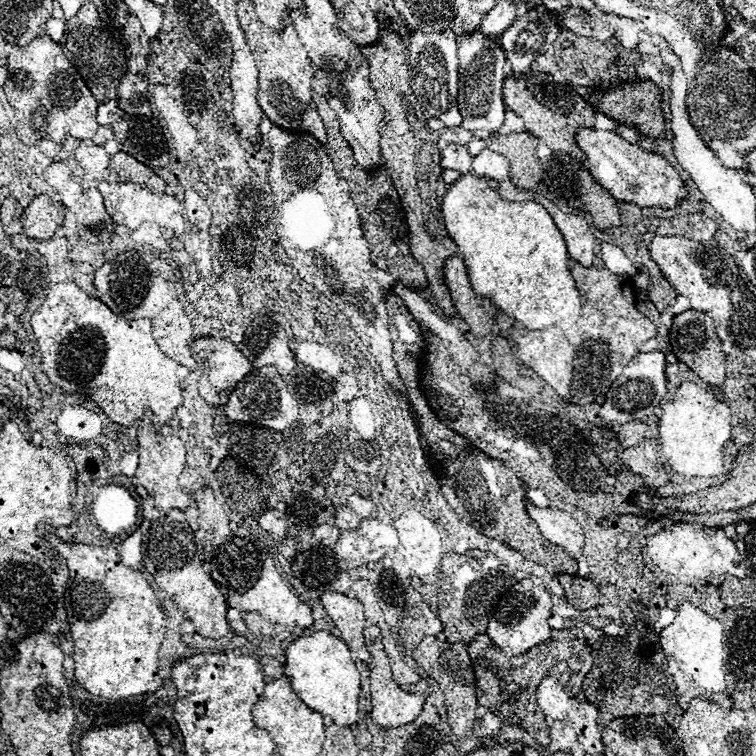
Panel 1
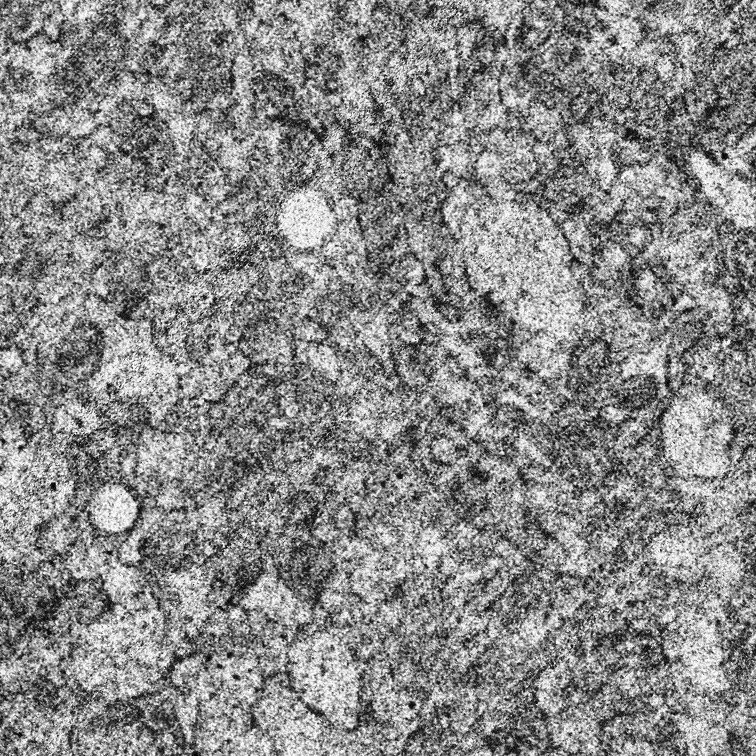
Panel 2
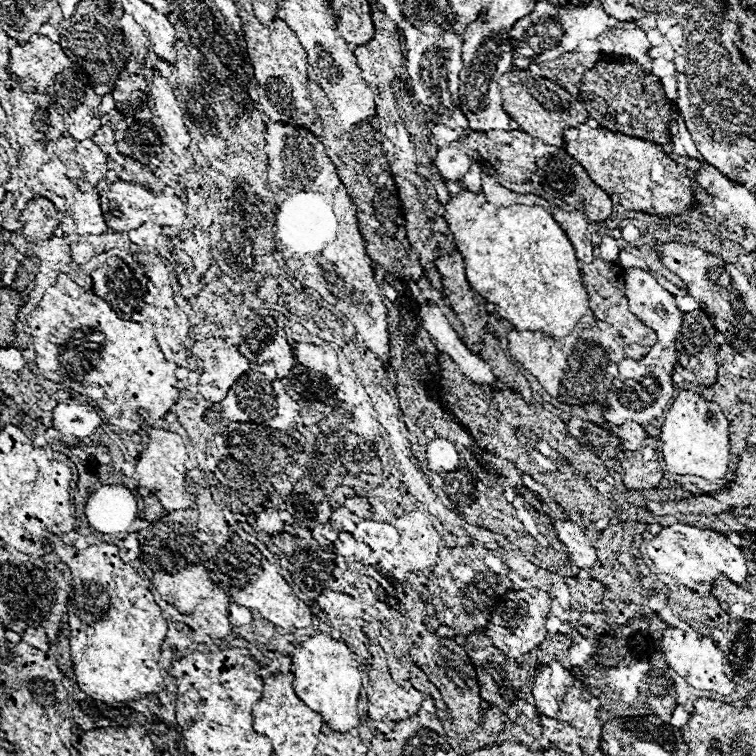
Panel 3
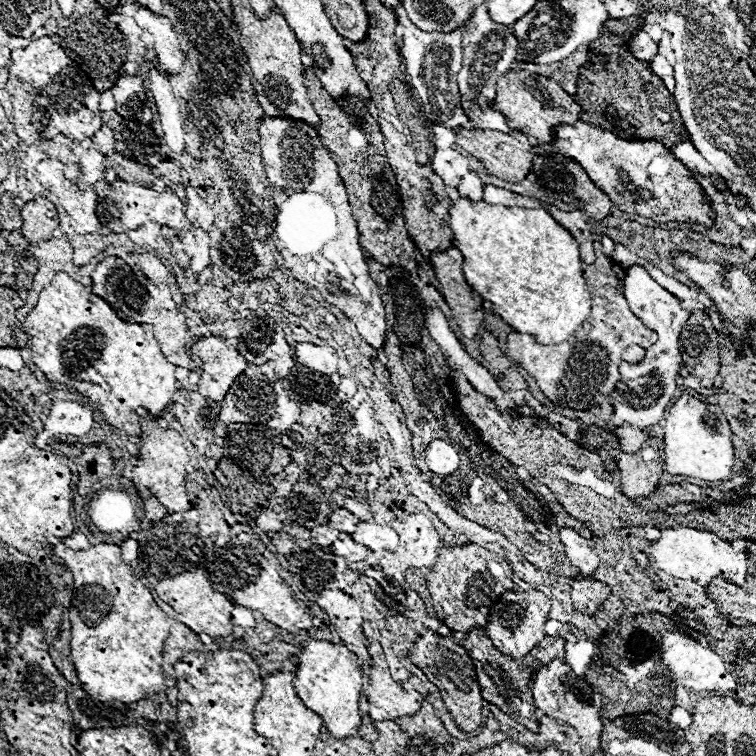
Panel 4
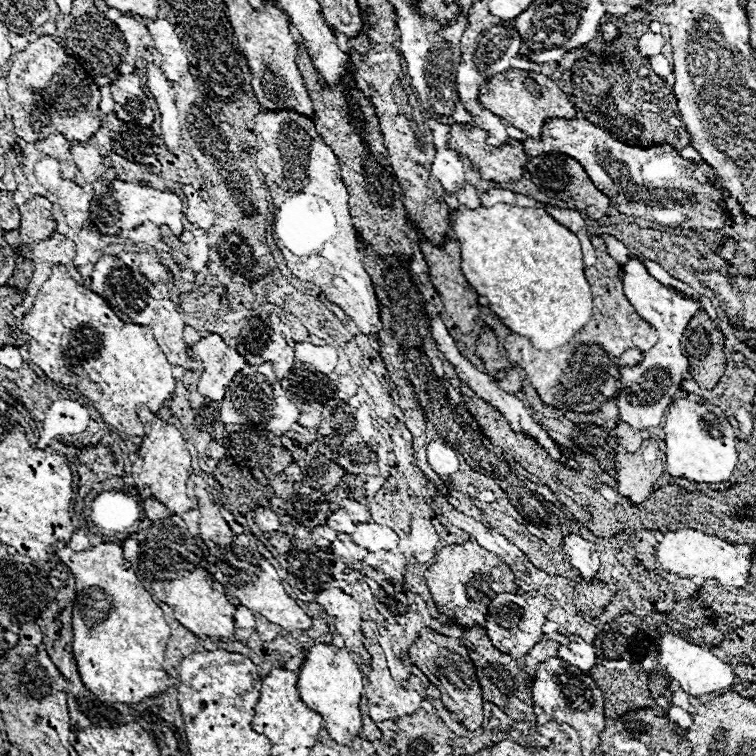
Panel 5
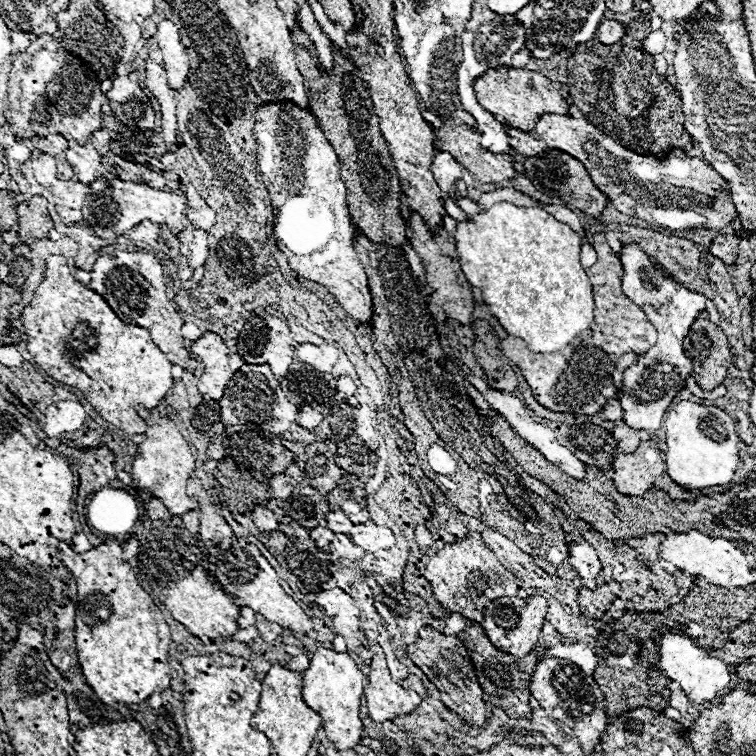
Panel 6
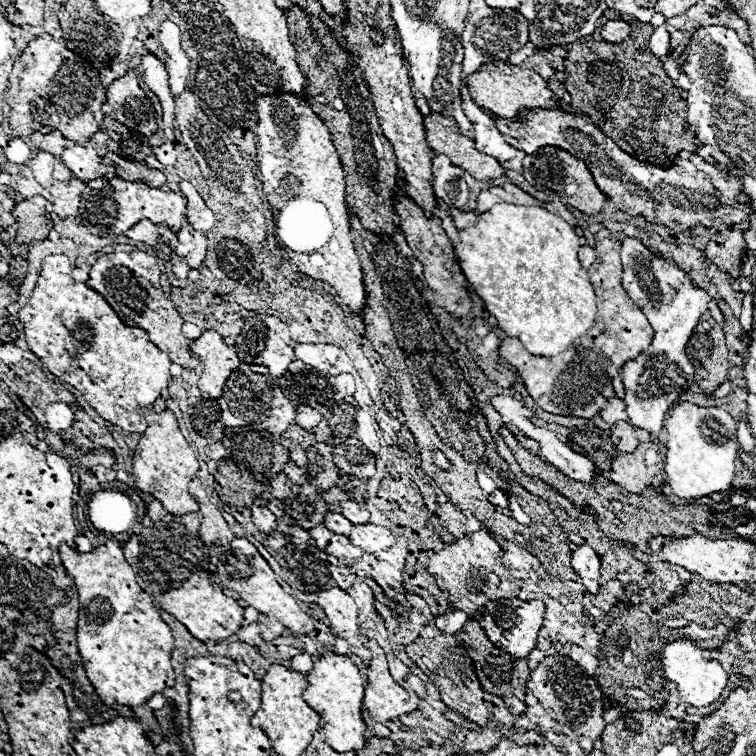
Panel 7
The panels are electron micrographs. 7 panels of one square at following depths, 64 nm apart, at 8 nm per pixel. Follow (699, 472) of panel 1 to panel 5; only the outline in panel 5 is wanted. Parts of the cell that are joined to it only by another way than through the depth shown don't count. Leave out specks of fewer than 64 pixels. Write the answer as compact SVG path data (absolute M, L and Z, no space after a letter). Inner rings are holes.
M680 398L668 408L664 418L666 432L666 472L670 476L688 478L692 482L728 482L738 462L734 428L726 414L714 404L698 404L688 398Z

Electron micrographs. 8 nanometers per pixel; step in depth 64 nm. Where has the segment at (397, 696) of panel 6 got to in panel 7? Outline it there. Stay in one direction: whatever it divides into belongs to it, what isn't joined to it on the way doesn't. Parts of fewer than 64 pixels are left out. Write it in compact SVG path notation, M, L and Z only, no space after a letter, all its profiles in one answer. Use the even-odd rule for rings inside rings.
M370 640L368 650L372 650L372 662L368 666L368 682L364 694L364 706L376 718L376 722L388 722L402 714L410 714L418 708L414 698L394 682L390 676L386 656L376 640Z

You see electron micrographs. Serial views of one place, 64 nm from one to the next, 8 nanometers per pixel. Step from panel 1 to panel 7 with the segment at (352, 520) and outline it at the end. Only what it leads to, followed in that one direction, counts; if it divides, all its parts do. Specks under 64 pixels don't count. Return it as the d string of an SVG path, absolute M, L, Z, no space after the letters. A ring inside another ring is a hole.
M328 512L326 514L326 522L324 526L334 532L334 534L342 534L342 536L350 536L350 530L352 530L352 522L348 522L340 512Z

